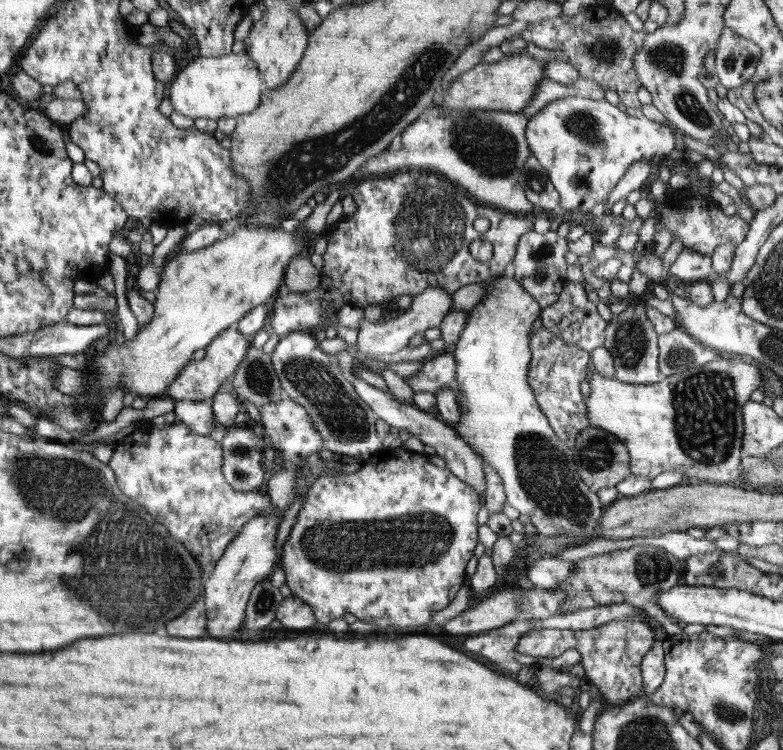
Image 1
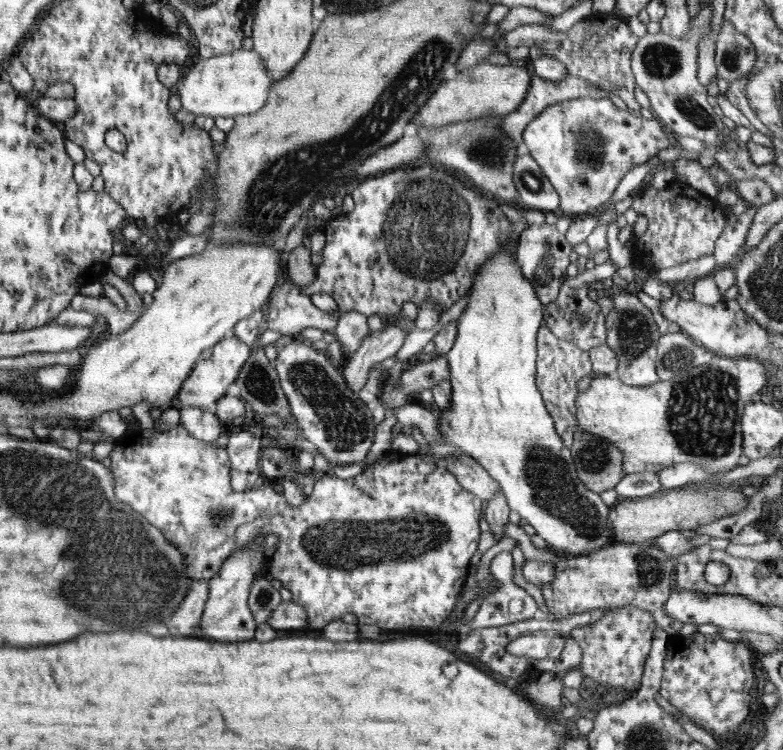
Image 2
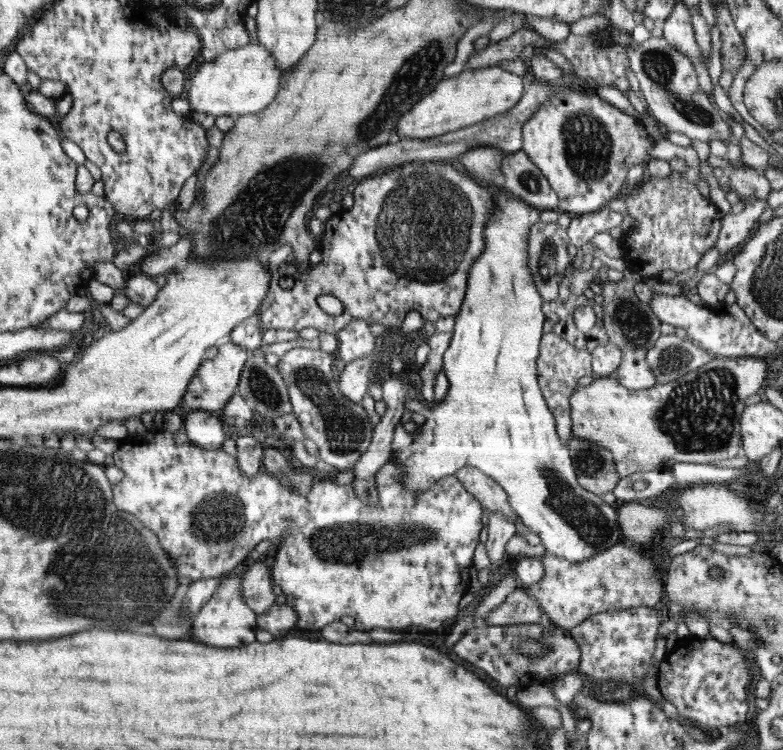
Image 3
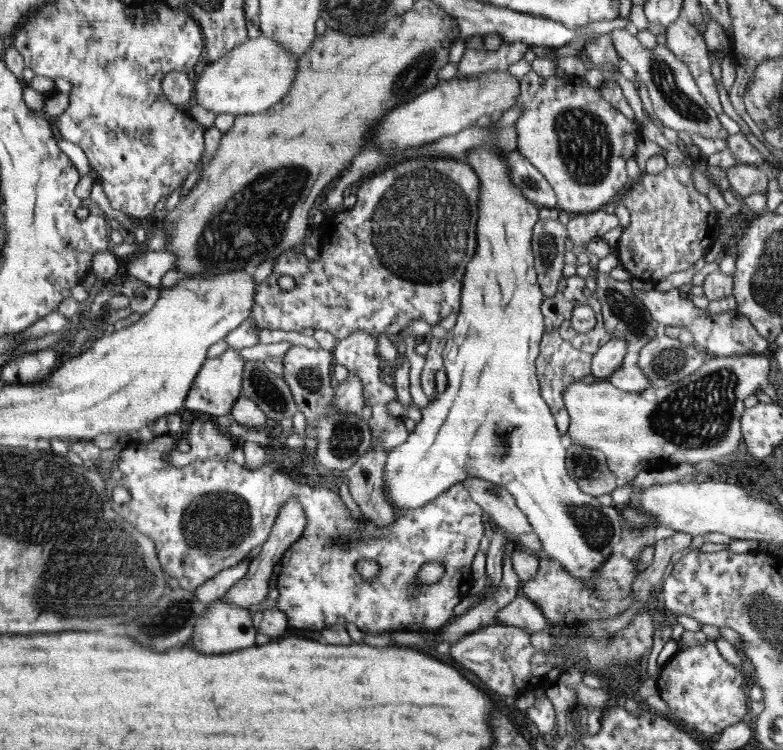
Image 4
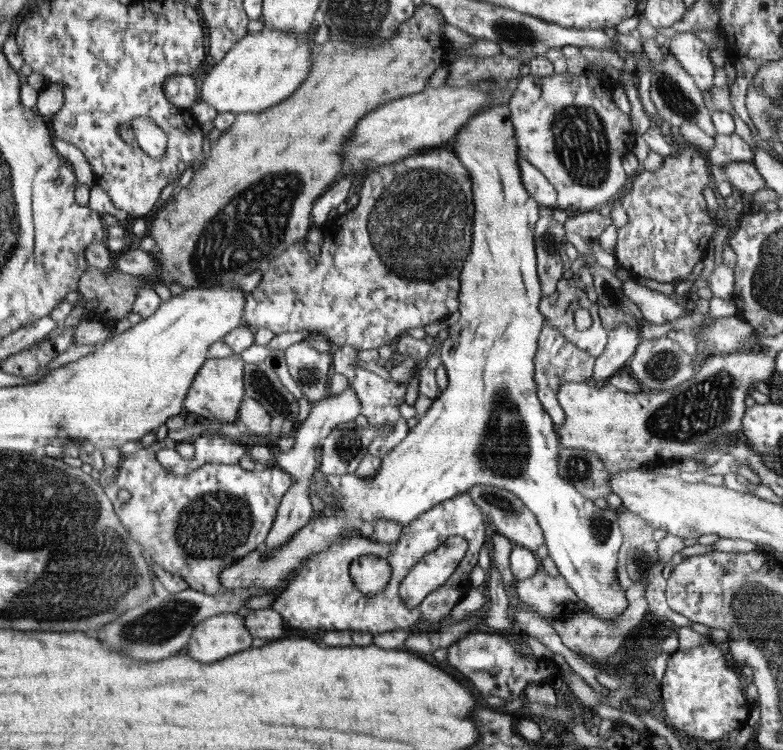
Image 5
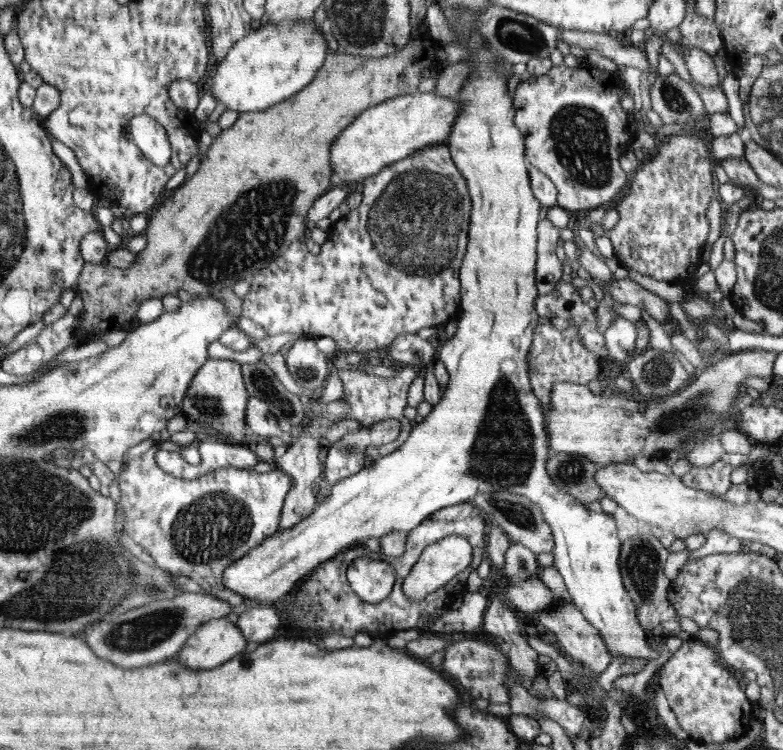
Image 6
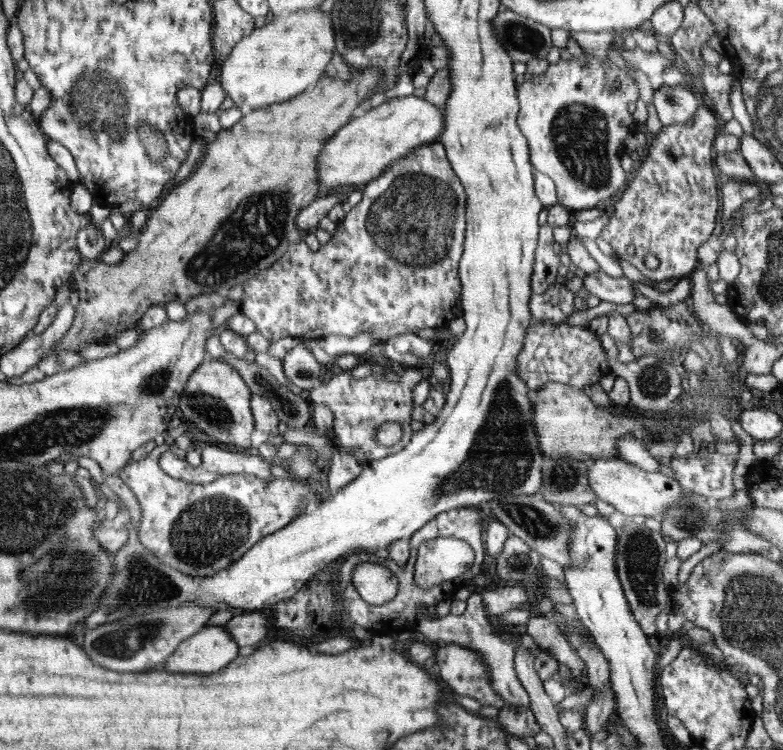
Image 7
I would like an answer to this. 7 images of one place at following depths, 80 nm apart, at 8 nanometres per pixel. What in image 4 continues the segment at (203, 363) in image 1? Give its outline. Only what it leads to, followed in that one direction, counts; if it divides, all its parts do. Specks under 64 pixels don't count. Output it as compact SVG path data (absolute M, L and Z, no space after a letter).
M230 347L222 356L206 359L193 386L190 387L185 400L186 408L196 414L206 414L212 419L232 412L234 404L241 396L244 367L245 361L240 352Z

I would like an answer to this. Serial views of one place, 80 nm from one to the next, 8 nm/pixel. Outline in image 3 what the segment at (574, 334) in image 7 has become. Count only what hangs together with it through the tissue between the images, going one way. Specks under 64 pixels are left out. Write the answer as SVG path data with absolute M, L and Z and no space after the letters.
M549 329L541 336L537 359L538 384L550 412L554 415L556 430L562 440L568 440L568 436L573 433L570 397L578 387L578 379L593 372L591 358L590 353L578 350L572 343L560 338Z

